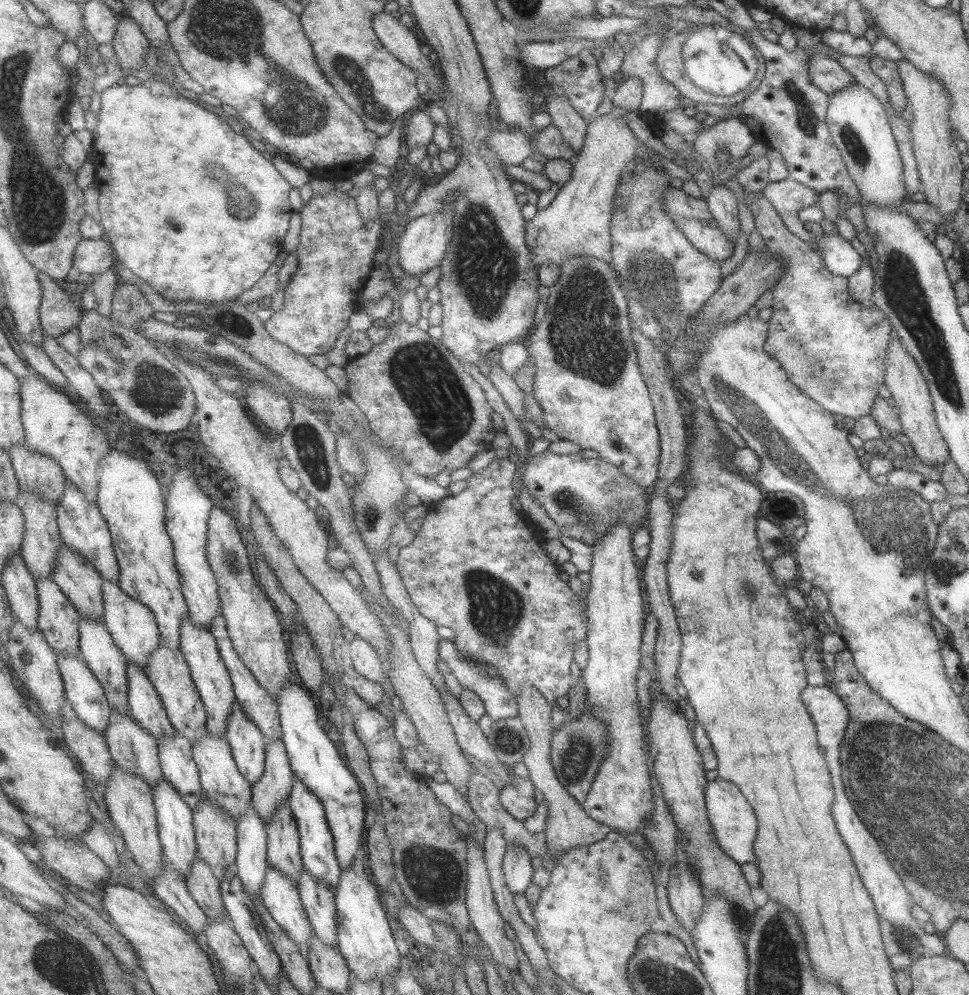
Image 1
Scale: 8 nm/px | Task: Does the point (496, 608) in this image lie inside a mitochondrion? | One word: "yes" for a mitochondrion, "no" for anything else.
yes

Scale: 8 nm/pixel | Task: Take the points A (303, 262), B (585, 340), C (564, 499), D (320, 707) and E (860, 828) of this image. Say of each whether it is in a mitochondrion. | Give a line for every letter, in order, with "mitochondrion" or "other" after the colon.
A: other
B: mitochondrion
C: mitochondrion
D: other
E: mitochondrion

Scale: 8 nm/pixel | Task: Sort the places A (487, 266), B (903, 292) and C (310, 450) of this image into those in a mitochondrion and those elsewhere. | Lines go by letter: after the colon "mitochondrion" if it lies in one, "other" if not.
A: mitochondrion
B: mitochondrion
C: mitochondrion

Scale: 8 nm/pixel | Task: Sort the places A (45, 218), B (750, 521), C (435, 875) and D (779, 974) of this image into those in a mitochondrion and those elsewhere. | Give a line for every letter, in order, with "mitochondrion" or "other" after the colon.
A: mitochondrion
B: other
C: mitochondrion
D: mitochondrion

